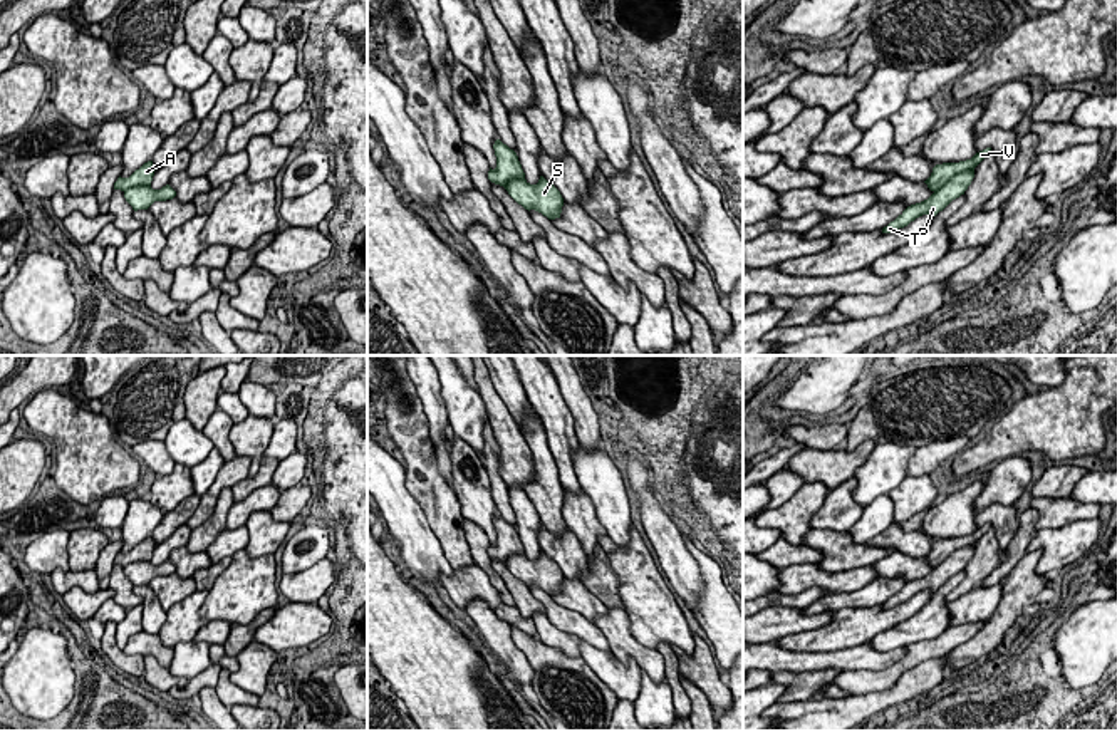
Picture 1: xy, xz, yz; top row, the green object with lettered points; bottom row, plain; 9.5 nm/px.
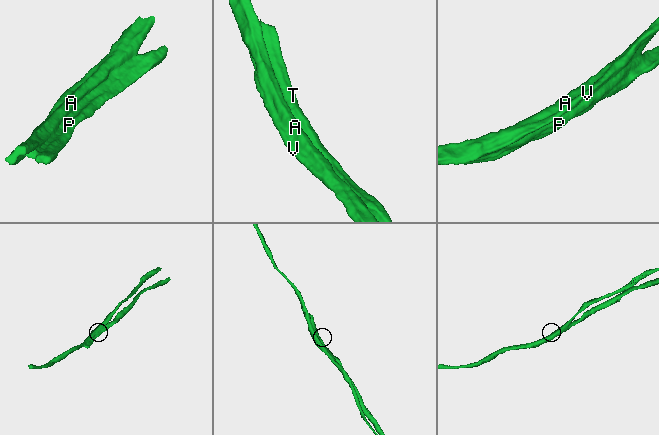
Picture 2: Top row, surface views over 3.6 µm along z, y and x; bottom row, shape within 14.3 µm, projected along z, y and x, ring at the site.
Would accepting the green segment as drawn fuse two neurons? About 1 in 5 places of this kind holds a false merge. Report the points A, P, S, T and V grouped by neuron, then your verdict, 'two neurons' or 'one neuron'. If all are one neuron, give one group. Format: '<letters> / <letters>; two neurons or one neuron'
A V / P S T; two neurons

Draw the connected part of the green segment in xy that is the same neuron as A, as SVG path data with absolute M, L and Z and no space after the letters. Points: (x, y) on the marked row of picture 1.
M153 161L144 163L139 169L136 169L129 178L117 178L114 183L114 189L127 191L134 186L151 186L156 166Z

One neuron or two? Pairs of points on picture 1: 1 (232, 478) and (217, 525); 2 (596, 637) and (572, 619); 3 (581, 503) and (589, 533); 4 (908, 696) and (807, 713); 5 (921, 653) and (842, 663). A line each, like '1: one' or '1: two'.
1: two
2: one
3: one
4: one
5: two

